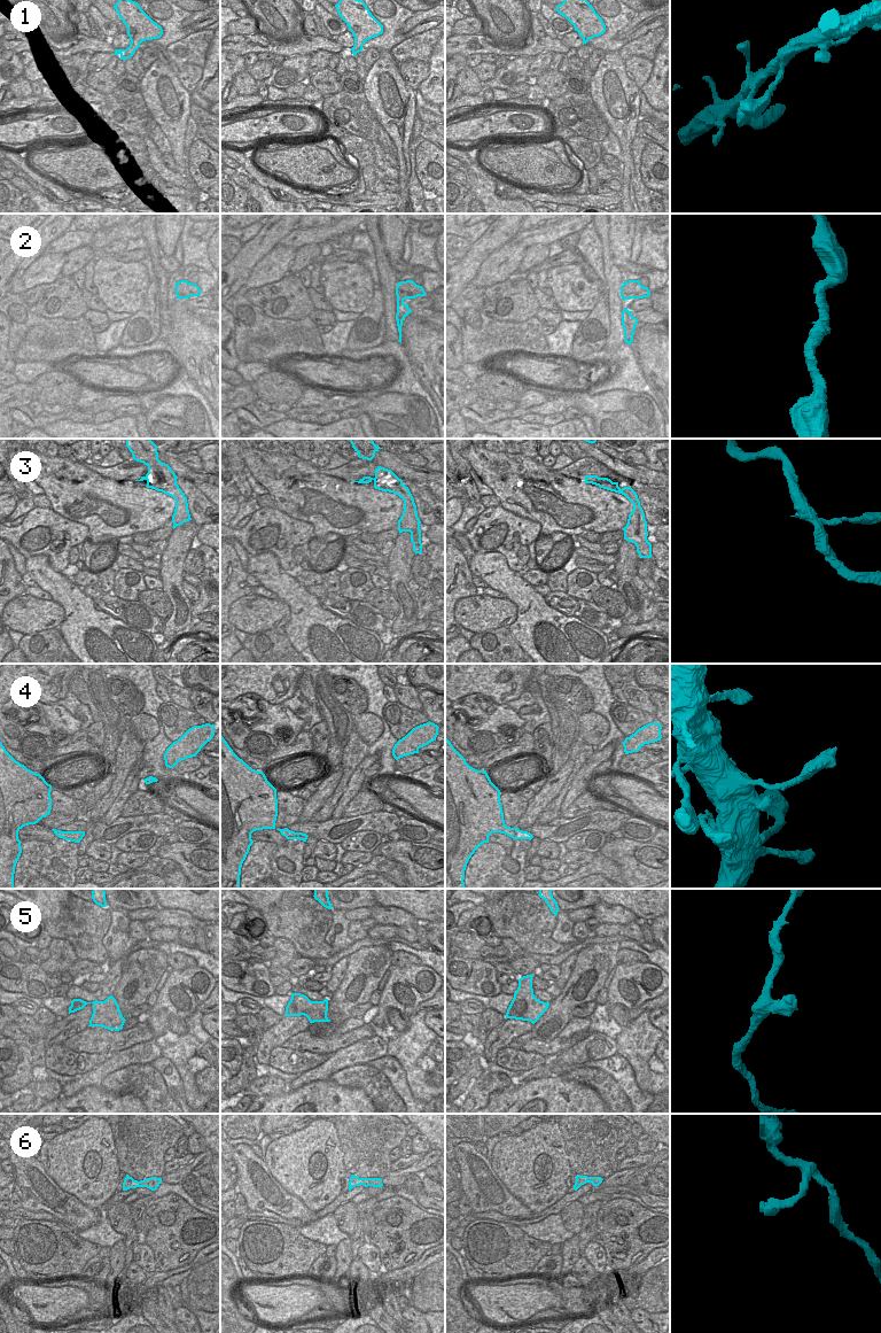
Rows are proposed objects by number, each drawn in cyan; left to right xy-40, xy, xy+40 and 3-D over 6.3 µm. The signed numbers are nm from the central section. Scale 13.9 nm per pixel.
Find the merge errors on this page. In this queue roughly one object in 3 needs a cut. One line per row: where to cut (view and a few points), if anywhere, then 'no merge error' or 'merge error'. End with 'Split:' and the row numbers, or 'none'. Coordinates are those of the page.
1: no cut | no merge error
2: no cut | no merge error
3: xy (374, 482), (381, 482), (391, 490) | merge error
4: no cut | no merge error
5: no cut | no merge error
6: no cut | no merge error
Split: 3

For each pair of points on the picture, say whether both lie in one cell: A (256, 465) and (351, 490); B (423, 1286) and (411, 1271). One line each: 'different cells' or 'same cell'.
A: same cell
B: different cells

